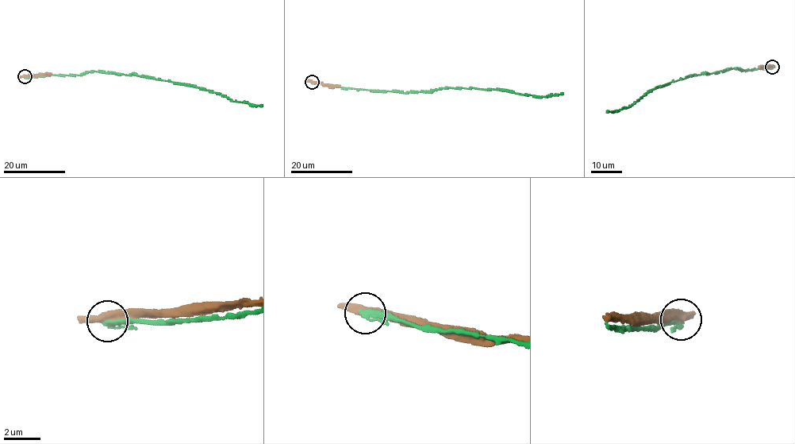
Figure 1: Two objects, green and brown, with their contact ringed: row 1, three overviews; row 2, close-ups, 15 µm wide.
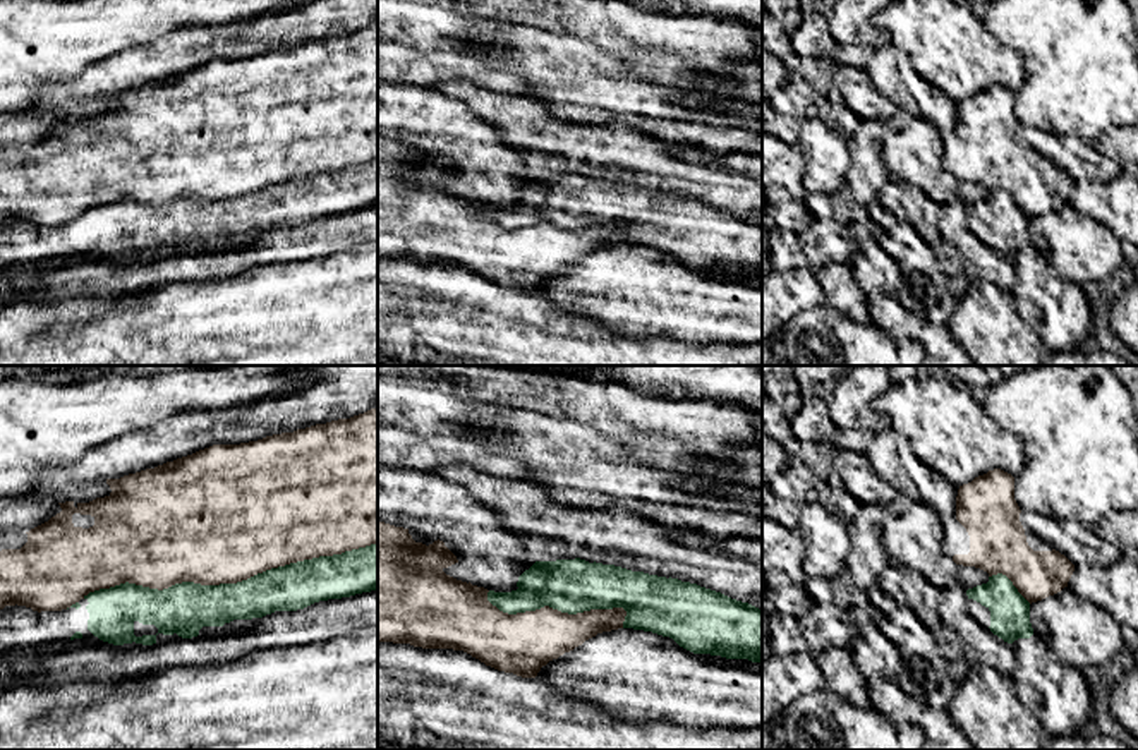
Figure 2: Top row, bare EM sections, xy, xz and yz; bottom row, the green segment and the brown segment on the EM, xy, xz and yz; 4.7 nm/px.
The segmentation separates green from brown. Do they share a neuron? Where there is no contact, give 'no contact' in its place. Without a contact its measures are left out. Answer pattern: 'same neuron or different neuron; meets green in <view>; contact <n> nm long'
different neuron; meets green in xy; contact 1400 nm long

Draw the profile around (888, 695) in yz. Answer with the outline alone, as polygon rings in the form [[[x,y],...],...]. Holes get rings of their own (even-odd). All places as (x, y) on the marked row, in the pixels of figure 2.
[[[879,678],[869,685],[872,707],[893,723],[918,726],[925,735],[923,750],[973,750],[965,731],[946,709],[934,709],[903,690],[898,680]]]

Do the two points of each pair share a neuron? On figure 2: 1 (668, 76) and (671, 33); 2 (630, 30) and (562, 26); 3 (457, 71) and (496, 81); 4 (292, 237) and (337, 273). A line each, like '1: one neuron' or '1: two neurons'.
1: two neurons
2: one neuron
3: one neuron
4: two neurons

